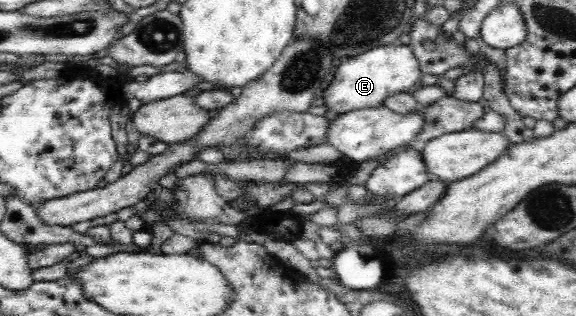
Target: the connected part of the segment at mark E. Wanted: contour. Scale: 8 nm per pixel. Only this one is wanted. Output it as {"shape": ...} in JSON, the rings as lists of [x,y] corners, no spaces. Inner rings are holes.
{"shape":[[[395,41],[392,44],[378,44],[361,52],[360,55],[342,59],[337,67],[335,78],[324,90],[326,109],[336,113],[382,106],[388,95],[398,92],[411,92],[414,83],[422,78],[419,60],[411,46]]]}

